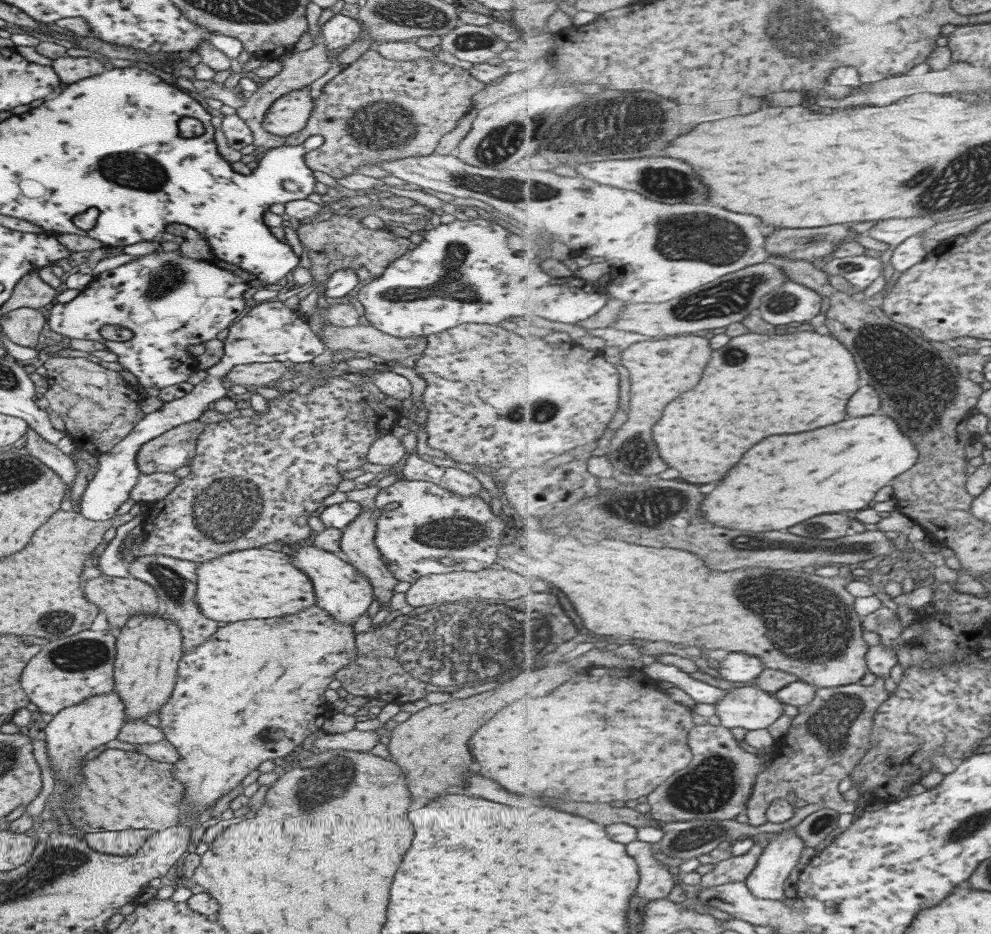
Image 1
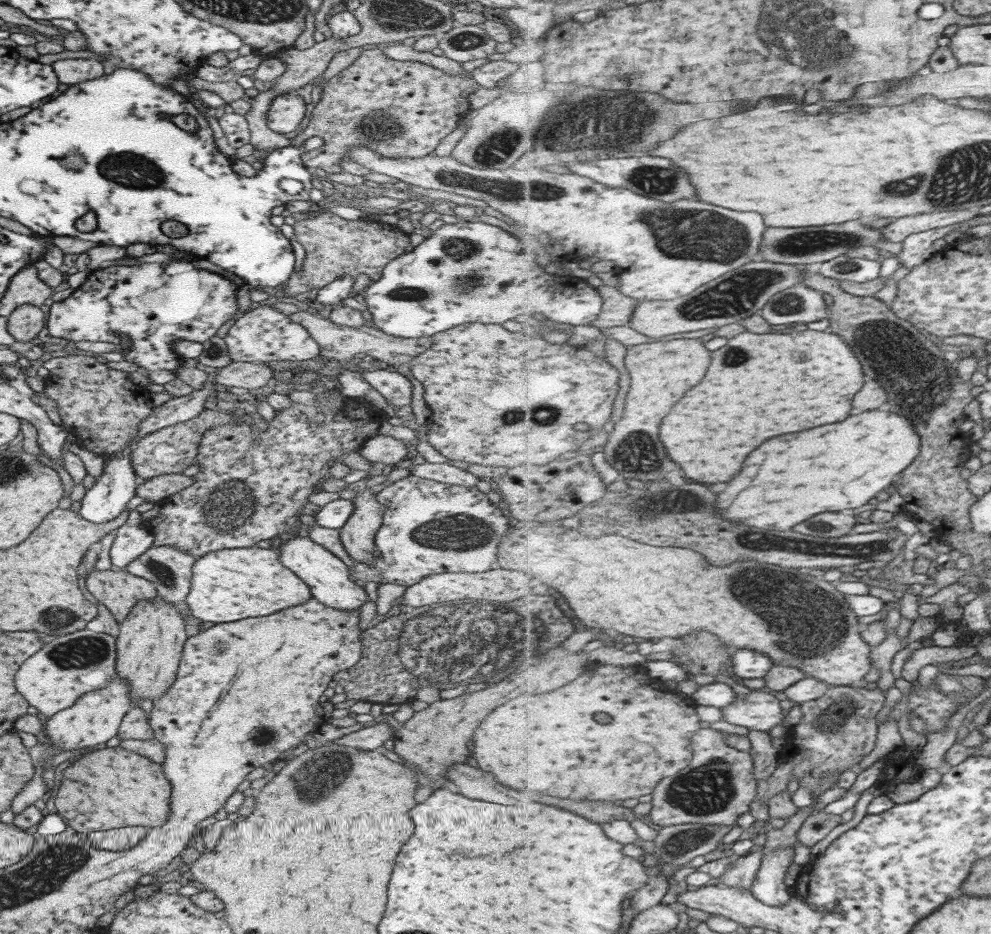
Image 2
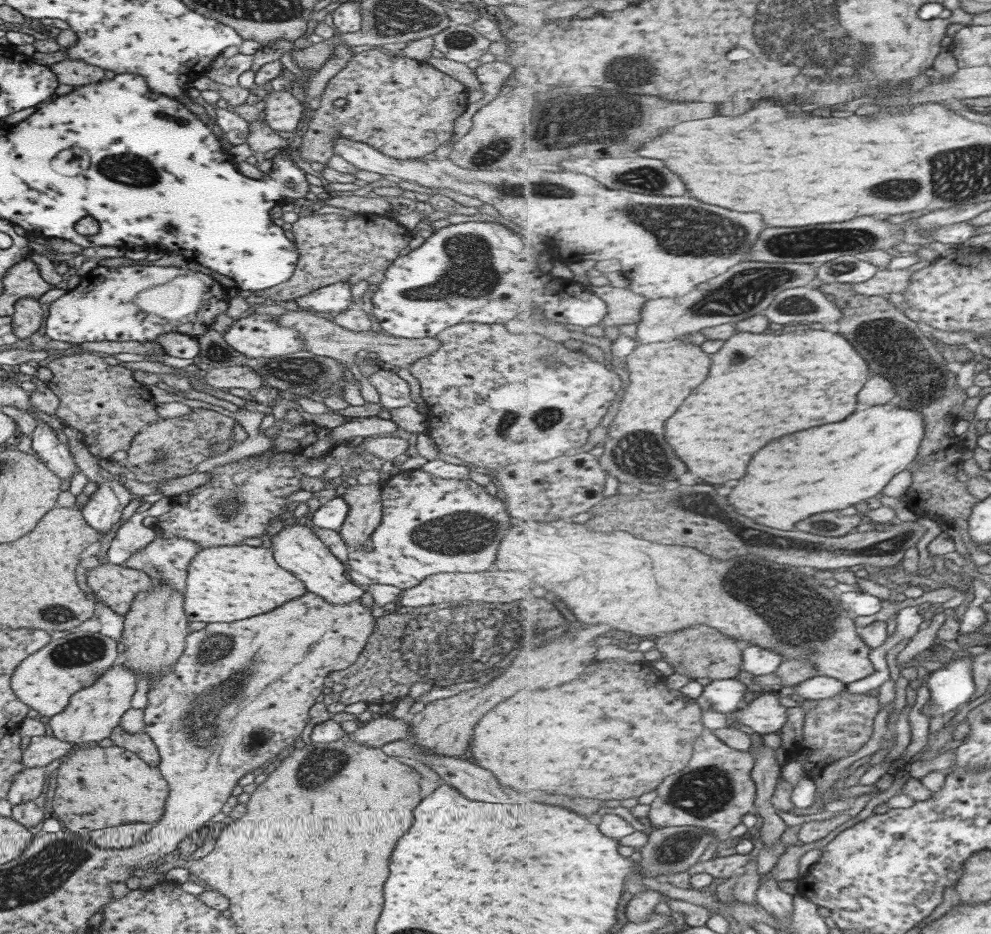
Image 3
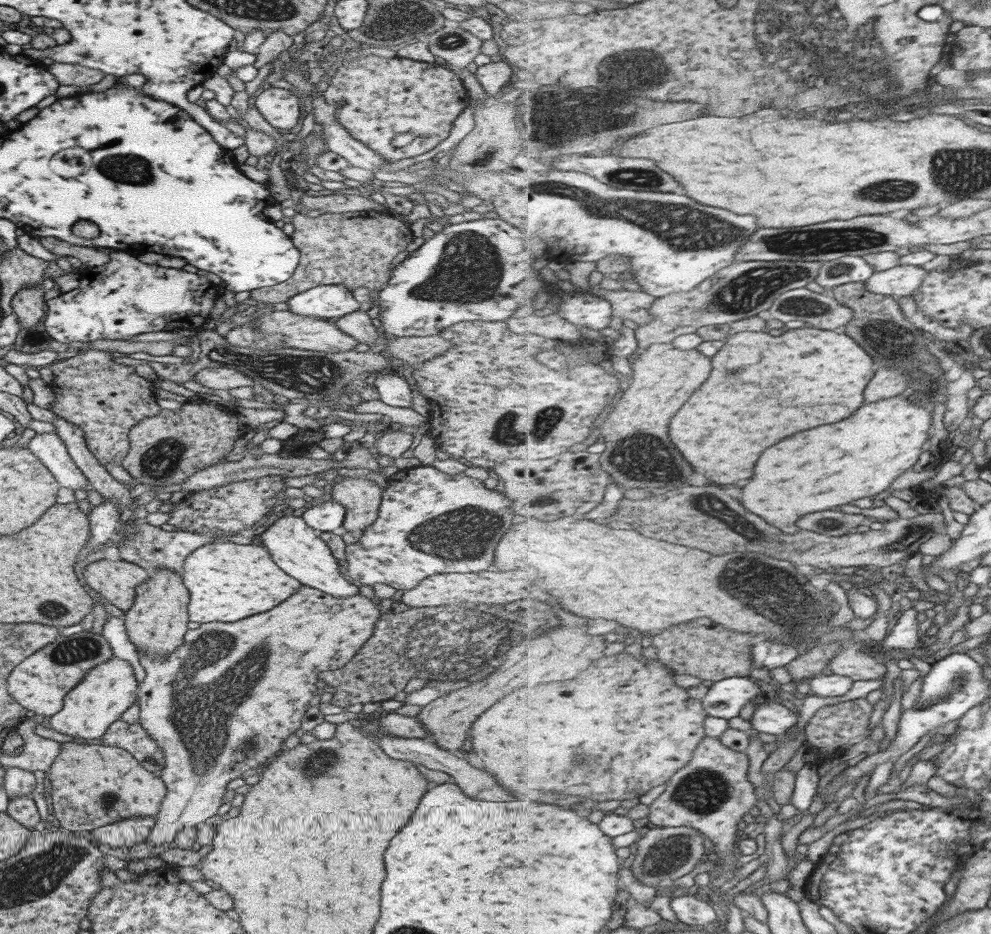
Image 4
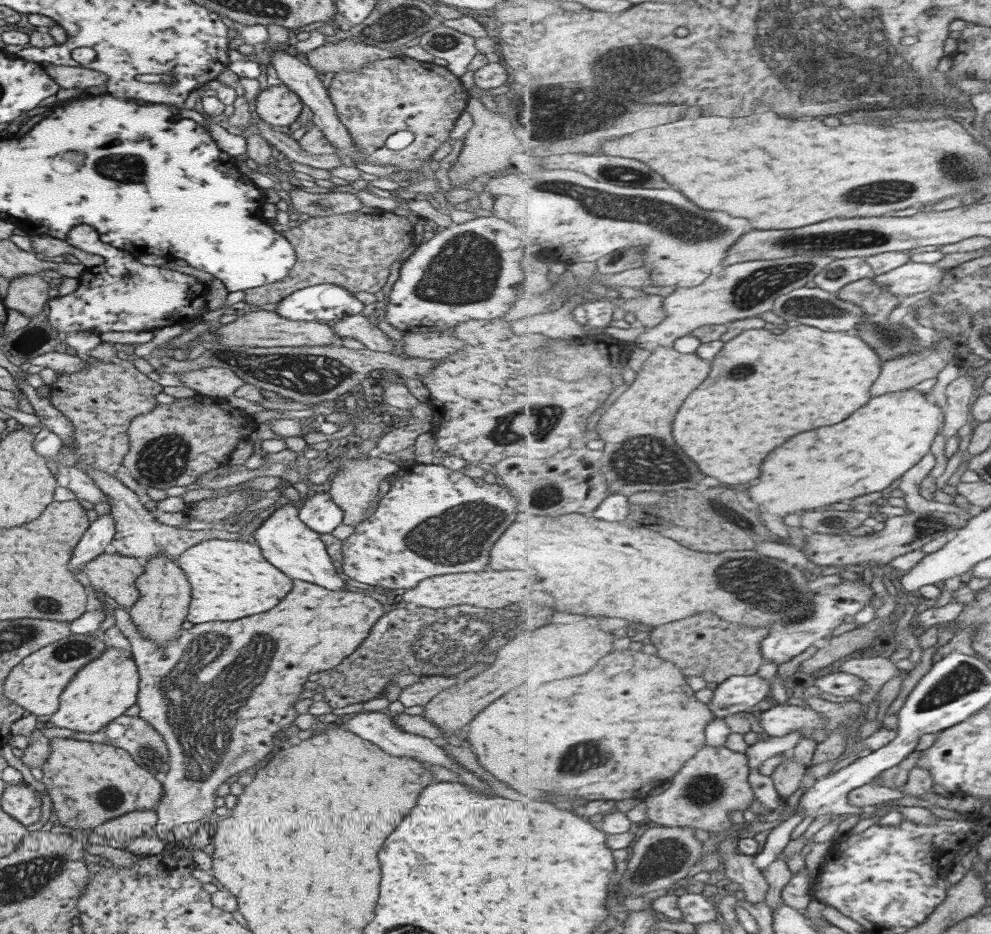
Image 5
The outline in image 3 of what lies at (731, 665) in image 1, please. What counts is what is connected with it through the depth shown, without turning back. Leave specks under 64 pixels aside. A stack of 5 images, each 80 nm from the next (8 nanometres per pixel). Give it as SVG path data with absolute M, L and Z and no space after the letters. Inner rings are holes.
M751 646L743 650L743 667L741 670L744 677L774 674L784 664L783 656L777 654L779 650L769 650L761 646Z

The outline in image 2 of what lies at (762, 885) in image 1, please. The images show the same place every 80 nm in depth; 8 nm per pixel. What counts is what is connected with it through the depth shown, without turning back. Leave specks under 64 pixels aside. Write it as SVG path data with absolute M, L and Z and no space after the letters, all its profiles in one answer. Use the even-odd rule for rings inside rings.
M790 846L773 851L764 857L751 890L755 898L769 906L783 906L790 902L792 896L787 892L785 874L793 864L793 856L795 850Z

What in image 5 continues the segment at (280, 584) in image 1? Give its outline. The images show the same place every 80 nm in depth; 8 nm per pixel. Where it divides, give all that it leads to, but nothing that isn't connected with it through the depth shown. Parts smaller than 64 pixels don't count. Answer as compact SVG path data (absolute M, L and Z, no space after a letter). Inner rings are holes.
M202 540L187 549L181 563L185 566L191 590L191 602L185 620L193 625L234 621L243 616L265 612L291 590L292 580L267 564L258 546L241 540Z

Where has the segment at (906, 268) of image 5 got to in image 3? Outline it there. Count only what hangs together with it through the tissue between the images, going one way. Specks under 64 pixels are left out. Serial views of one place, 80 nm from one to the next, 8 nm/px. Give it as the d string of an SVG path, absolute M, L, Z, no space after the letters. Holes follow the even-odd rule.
M881 268L874 277L871 277L871 280L853 284L853 286L859 294L867 294L867 296L887 296L891 292L903 294L906 288L909 288L914 273L913 270L907 269Z

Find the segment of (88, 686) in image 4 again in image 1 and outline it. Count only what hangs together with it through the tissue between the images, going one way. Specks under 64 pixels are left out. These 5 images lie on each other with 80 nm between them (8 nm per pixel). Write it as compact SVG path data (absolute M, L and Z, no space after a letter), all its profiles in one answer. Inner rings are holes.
M113 690L98 694L97 696L87 697L87 700L79 702L74 706L63 708L60 712L53 715L51 720L42 725L39 735L46 744L46 754L50 762L50 772L58 782L63 783L63 790L59 793L59 808L68 818L68 804L74 799L72 794L73 787L83 782L81 768L81 756L95 750L97 746L113 740L118 735L121 725L124 723L123 704L119 702L117 693Z

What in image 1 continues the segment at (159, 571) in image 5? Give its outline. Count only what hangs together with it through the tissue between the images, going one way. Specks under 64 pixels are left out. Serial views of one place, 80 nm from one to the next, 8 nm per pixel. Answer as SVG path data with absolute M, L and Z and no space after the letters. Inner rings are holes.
M160 612L157 615L133 615L120 628L115 640L113 691L123 704L124 722L141 719L167 702L174 687L177 664L182 656L179 627Z

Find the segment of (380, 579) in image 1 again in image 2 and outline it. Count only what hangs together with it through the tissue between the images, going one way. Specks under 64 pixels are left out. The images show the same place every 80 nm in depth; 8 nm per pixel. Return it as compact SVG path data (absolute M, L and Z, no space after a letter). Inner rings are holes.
M362 485L357 486L357 493L350 499L353 512L338 530L338 535L345 552L353 562L370 565L375 558L371 555L374 534L382 521L384 506L377 502L375 493Z

